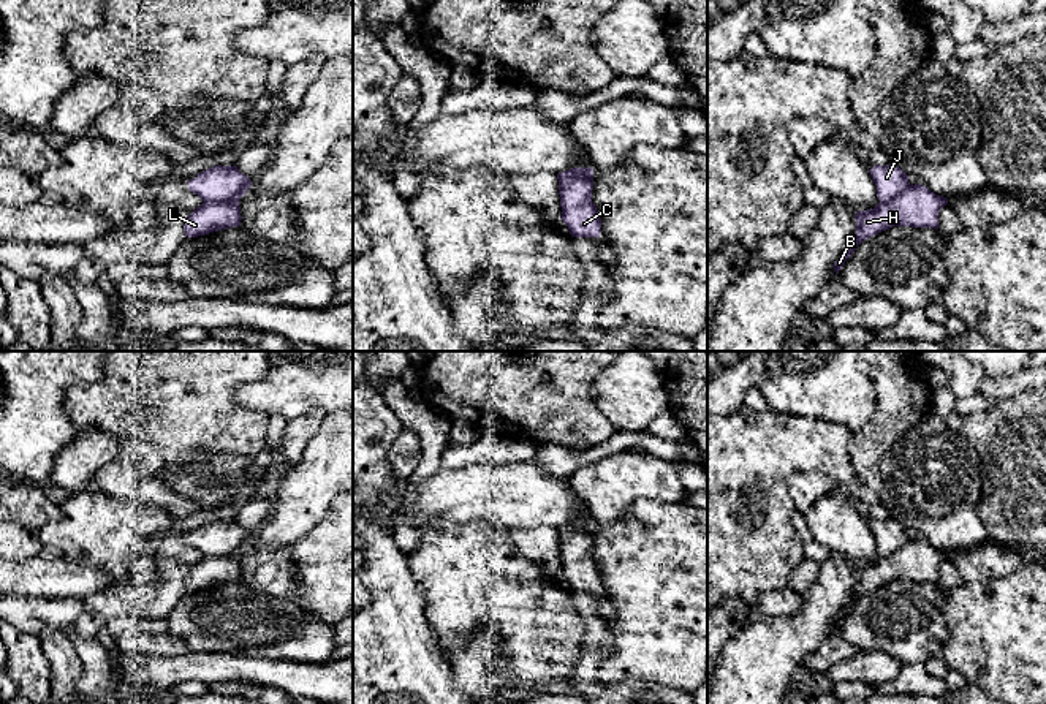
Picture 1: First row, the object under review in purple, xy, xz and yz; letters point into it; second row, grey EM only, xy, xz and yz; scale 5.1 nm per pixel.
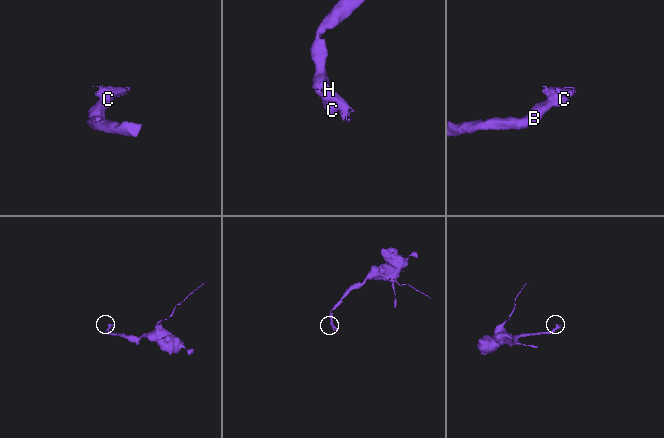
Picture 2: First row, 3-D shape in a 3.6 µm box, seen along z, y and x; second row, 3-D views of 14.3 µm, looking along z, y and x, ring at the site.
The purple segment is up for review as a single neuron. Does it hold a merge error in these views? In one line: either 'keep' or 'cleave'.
cleave

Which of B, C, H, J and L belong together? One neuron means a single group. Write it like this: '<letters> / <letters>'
B C H L / J

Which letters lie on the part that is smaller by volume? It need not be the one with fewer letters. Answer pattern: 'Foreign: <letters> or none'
Foreign: J

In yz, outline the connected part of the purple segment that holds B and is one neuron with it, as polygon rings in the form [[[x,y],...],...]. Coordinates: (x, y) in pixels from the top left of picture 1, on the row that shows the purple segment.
[[[915,184],[888,202],[880,201],[874,209],[856,212],[856,236],[834,263],[836,275],[862,240],[881,231],[893,226],[937,229],[938,212],[946,204],[946,198],[935,195],[924,185]]]

